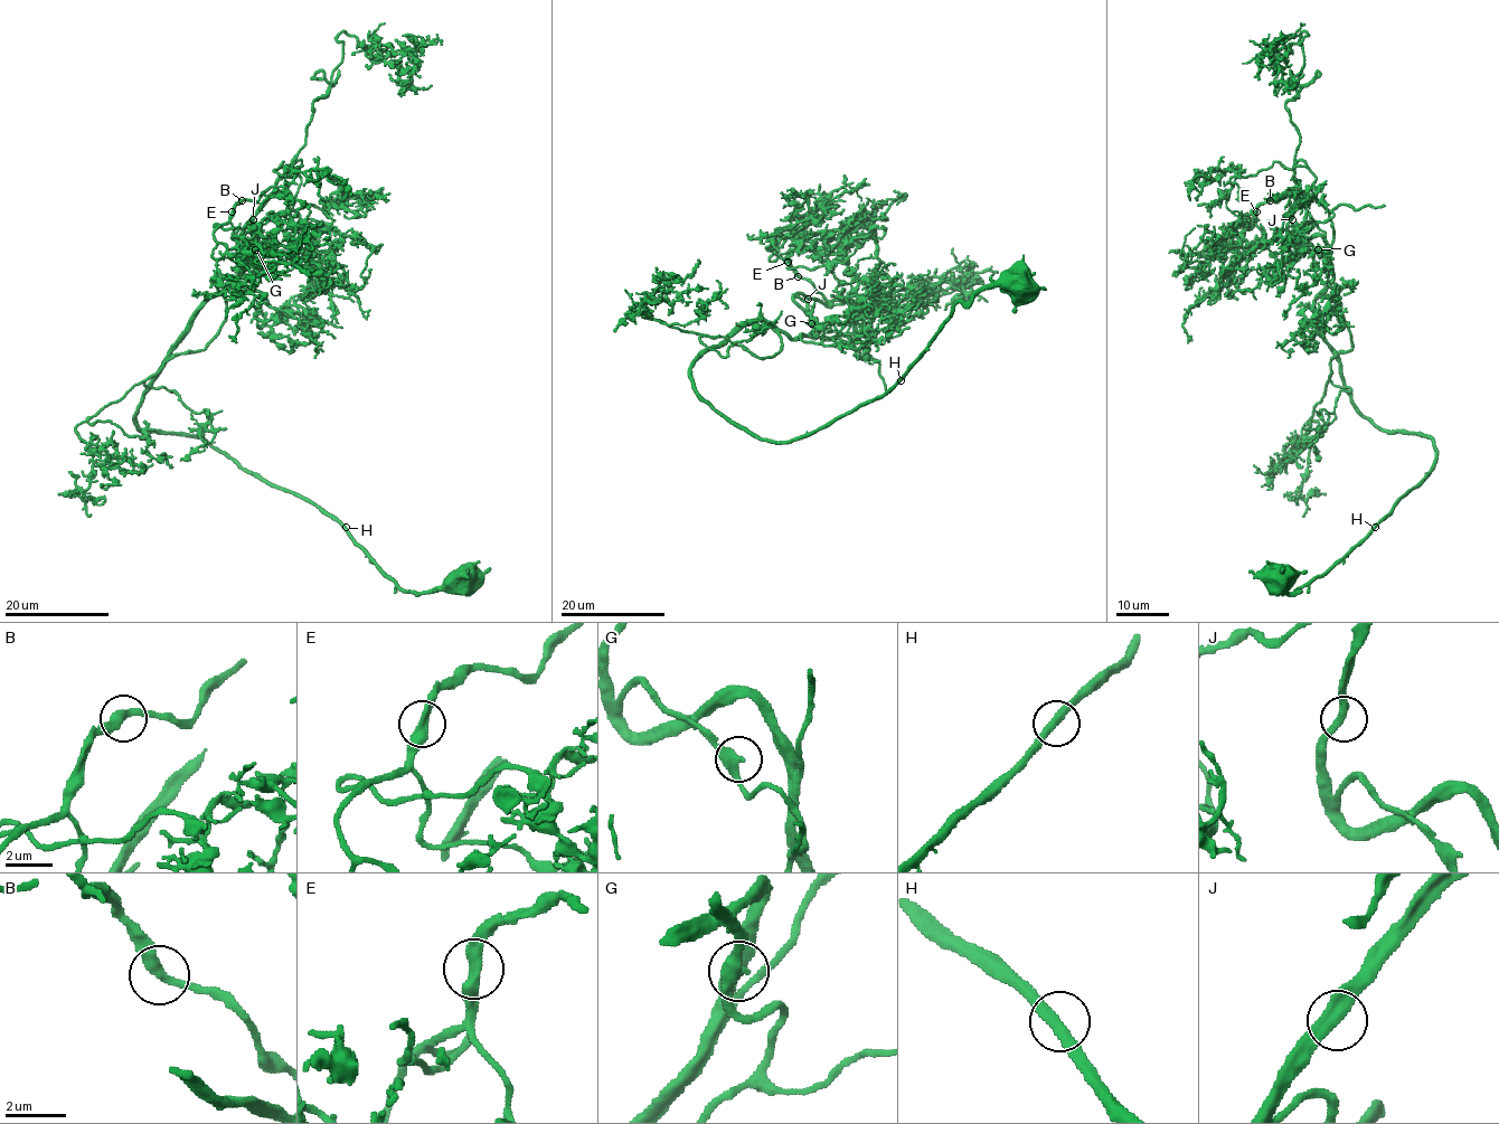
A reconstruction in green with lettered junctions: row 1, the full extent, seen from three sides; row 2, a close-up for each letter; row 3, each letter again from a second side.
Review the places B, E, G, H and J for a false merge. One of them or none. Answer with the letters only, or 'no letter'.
no letter

